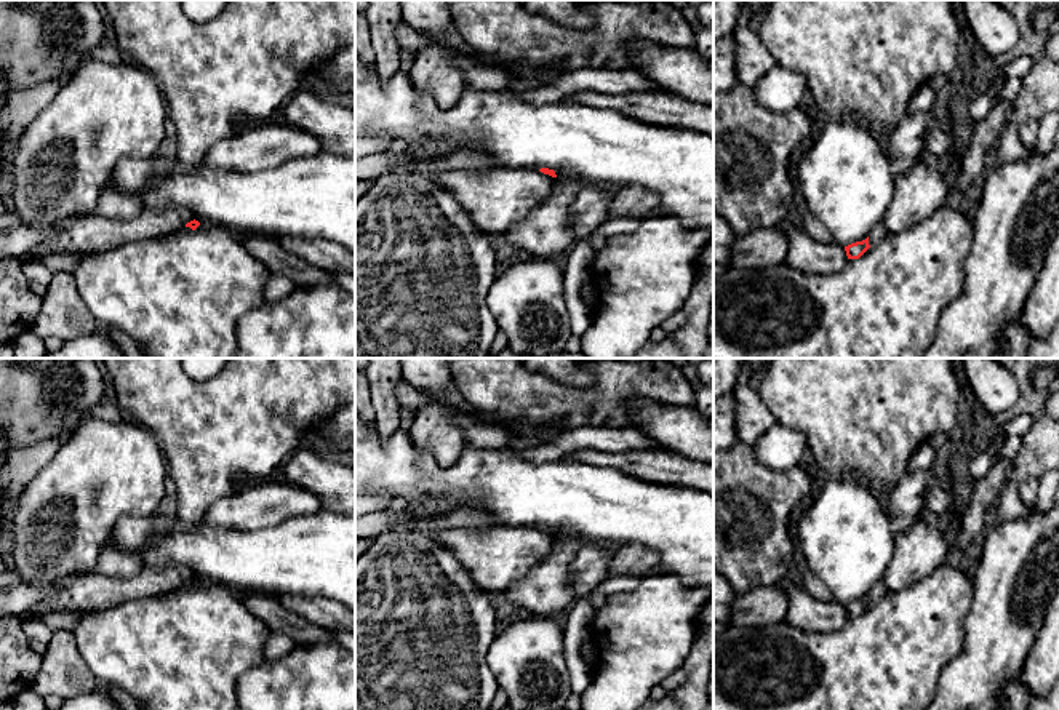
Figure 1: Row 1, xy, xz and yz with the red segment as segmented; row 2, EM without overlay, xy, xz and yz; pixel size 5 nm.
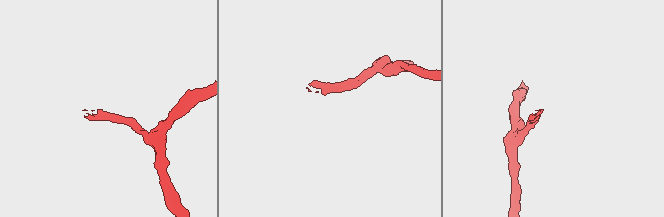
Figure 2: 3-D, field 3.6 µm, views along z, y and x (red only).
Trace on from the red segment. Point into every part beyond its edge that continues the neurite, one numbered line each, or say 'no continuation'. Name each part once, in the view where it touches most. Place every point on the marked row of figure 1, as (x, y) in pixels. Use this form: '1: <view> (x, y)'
1: yz (879, 232)

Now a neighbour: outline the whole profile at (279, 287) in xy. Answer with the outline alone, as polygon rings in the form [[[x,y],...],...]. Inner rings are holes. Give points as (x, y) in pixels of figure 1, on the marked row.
[[[270,273],[266,285],[266,301],[277,302],[288,297],[296,286],[285,277],[278,273]]]

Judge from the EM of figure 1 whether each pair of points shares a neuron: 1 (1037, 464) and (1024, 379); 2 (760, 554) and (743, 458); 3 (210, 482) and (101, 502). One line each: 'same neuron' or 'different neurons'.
1: same neuron
2: same neuron
3: different neurons

